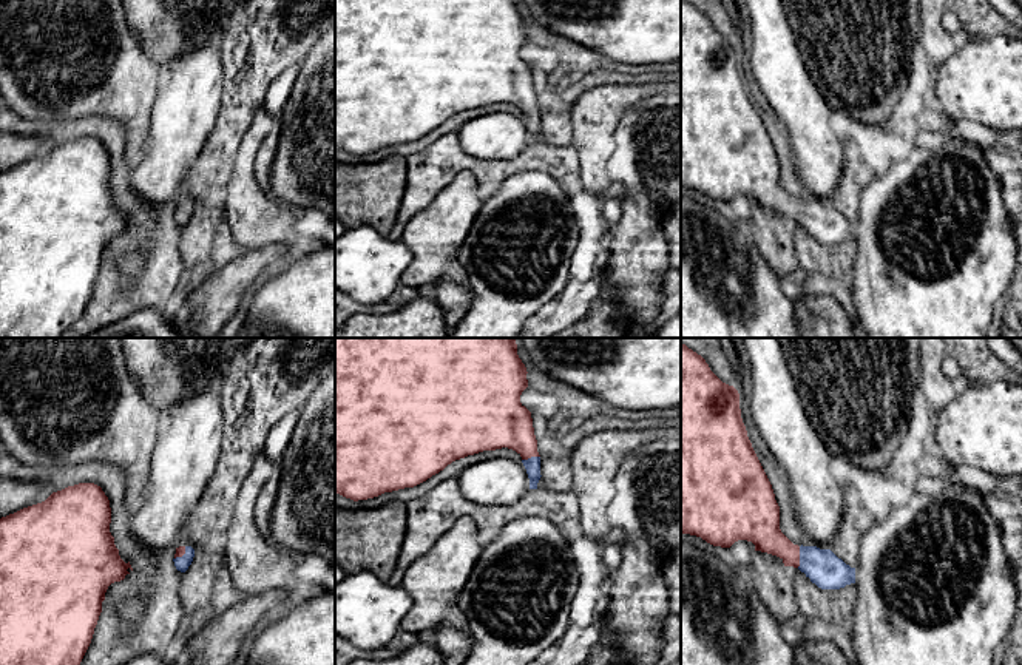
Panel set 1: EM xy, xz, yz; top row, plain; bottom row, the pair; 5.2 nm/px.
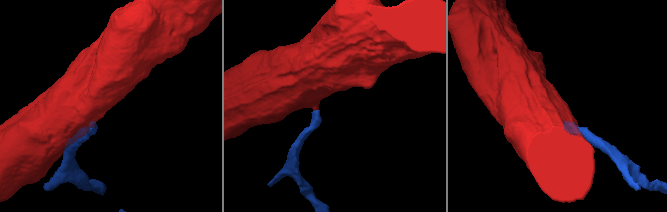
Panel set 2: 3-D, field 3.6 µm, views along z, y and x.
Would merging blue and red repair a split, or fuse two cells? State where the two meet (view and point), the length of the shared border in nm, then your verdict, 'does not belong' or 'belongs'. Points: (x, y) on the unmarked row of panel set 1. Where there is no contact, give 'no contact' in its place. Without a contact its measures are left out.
yz (800, 212) | 110 nm | belongs

